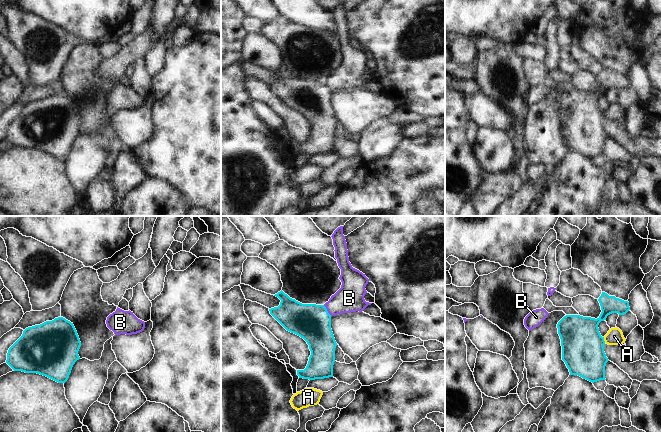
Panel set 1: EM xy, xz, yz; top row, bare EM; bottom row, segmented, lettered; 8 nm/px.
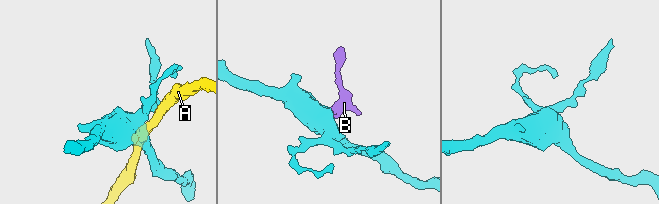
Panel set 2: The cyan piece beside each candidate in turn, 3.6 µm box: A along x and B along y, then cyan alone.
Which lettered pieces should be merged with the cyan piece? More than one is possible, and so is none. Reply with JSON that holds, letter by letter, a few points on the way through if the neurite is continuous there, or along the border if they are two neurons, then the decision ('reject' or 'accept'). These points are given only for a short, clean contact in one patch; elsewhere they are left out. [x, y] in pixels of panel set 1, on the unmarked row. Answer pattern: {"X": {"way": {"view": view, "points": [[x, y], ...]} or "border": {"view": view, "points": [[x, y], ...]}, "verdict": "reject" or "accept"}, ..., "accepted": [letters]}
{"A": {"border": {"view": "yz", "points": [[603, 113], [605, 118]]}, "verdict": "reject"}, "B": {"border": {"view": "xz", "points": [[323, 81], [331, 92]]}, "verdict": "reject"}, "accepted": []}

